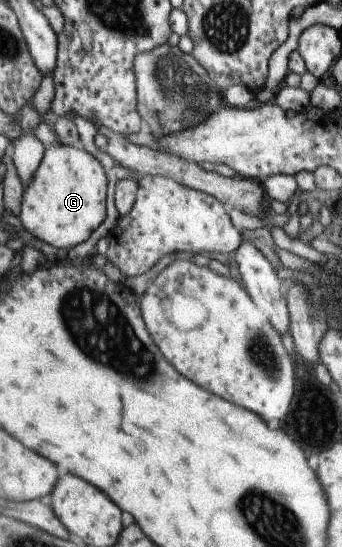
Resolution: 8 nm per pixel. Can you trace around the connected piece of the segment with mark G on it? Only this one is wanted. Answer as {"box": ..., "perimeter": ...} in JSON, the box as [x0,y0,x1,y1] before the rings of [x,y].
{"box":[19,144,109,250],"perimeter":[[[59,144],[49,148],[45,152],[34,179],[23,193],[21,212],[19,213],[19,217],[22,219],[22,228],[40,241],[53,247],[63,247],[65,250],[89,241],[91,235],[103,225],[103,221],[107,217],[107,195],[109,195],[107,180],[109,177],[109,173],[105,173],[105,167],[101,165],[101,161],[80,145]]]}

